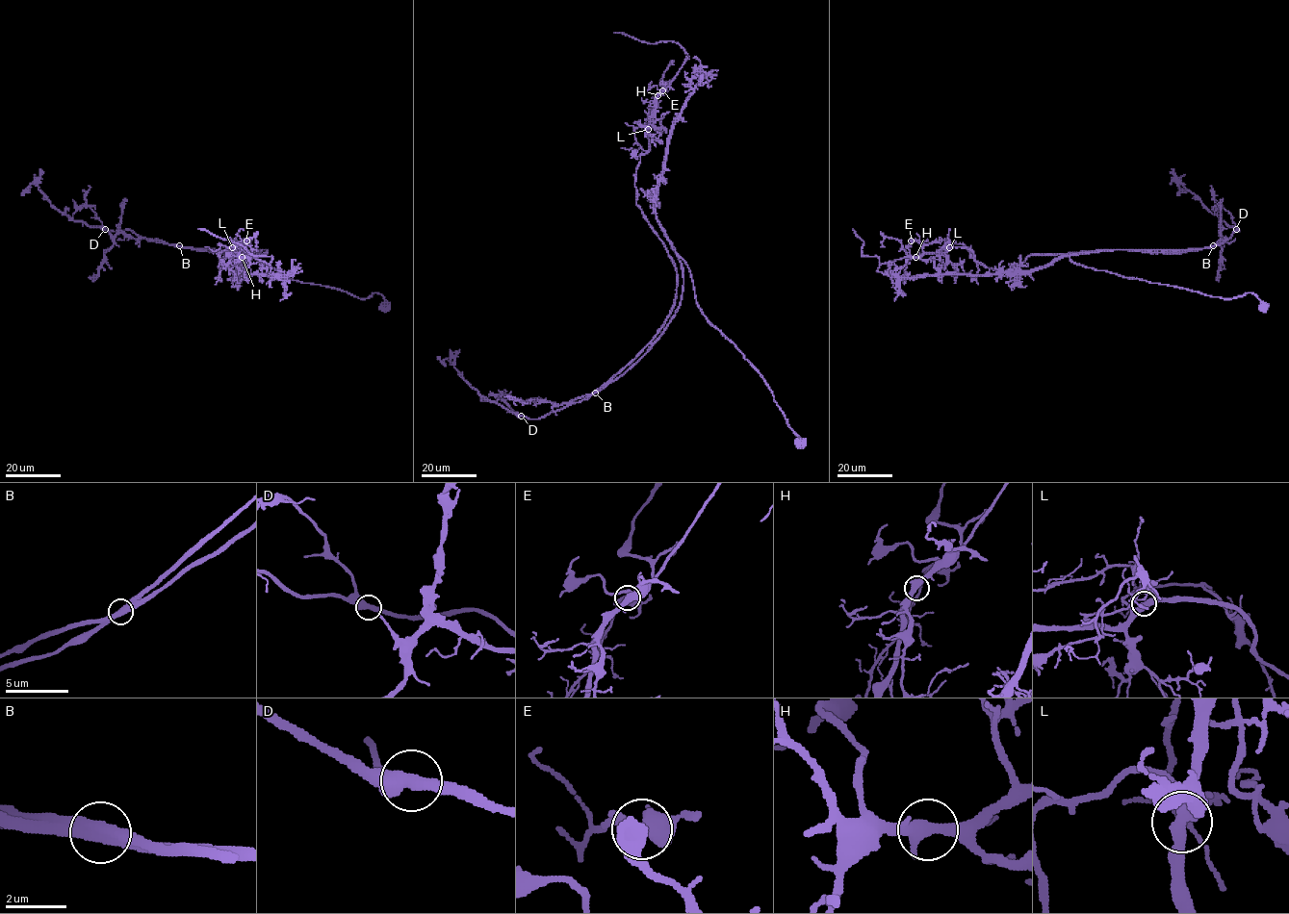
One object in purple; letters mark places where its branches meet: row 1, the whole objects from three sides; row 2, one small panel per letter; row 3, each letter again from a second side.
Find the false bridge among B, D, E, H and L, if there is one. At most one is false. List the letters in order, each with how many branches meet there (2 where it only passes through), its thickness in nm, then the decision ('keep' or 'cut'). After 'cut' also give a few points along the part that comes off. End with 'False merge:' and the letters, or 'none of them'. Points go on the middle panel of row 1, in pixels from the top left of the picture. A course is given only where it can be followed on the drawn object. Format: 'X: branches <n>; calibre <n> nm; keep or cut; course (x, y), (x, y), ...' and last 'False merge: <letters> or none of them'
B: branches 2; calibre 480 nm; cut; course (595, 393), (653, 338), (677, 285), (636, 204), (635, 175), (656, 97), (687, 54), (614, 32)
D: branches 2; calibre 440 nm; keep
E: branches 2; calibre 500 nm; keep
H: branches 2; calibre 460 nm; keep
L: branches 2; calibre 440 nm; keep
False merge: B

